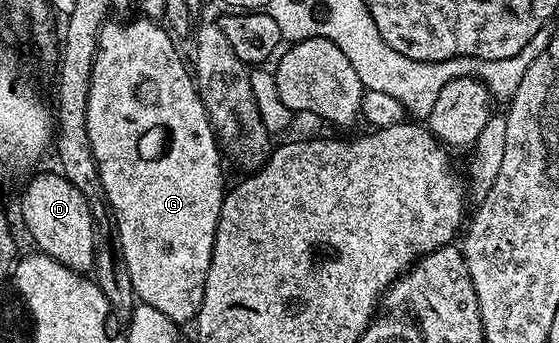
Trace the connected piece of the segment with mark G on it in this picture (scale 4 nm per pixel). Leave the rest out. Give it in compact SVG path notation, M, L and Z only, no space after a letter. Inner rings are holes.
M138 18L139 20L114 20L108 19L103 29L99 31L99 41L95 51L95 61L91 71L89 82L89 106L87 107L87 133L89 134L89 146L93 146L93 158L99 164L101 174L101 186L105 190L107 200L111 204L111 214L115 221L115 227L119 229L119 249L123 252L123 260L129 270L129 278L133 282L133 290L136 297L142 303L161 310L176 324L183 326L185 322L194 321L195 315L205 294L205 278L209 270L209 262L213 254L213 242L217 230L217 218L221 214L221 206L225 195L225 183L223 184L223 168L219 165L221 157L221 145L215 135L215 129L211 127L211 120L207 116L205 106L199 97L199 91L195 89L195 78L192 69L179 57L175 49L176 41L162 23L151 18Z

